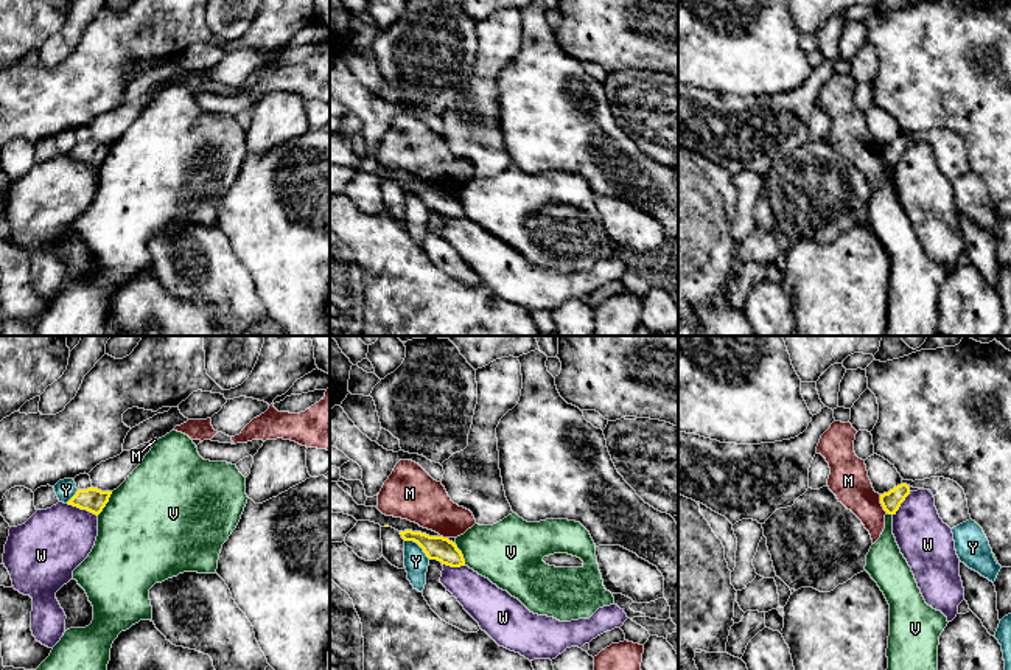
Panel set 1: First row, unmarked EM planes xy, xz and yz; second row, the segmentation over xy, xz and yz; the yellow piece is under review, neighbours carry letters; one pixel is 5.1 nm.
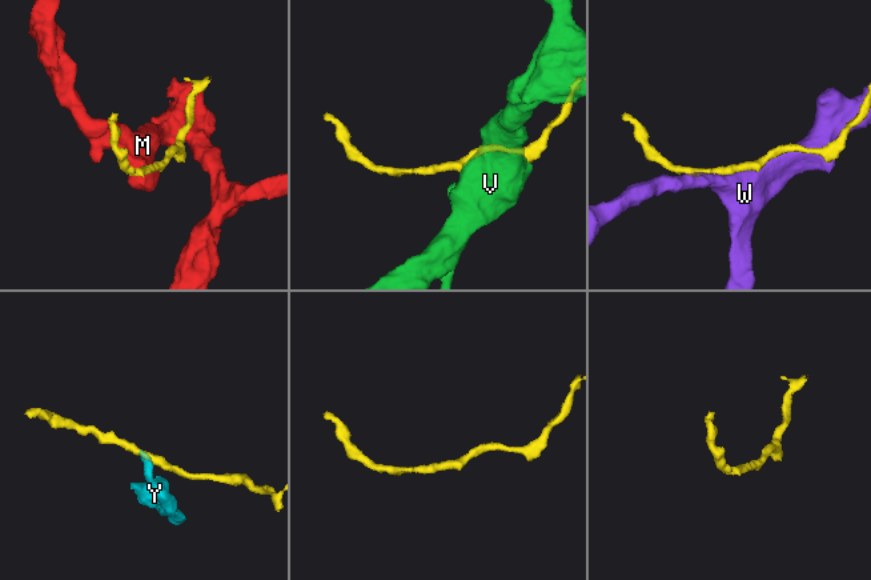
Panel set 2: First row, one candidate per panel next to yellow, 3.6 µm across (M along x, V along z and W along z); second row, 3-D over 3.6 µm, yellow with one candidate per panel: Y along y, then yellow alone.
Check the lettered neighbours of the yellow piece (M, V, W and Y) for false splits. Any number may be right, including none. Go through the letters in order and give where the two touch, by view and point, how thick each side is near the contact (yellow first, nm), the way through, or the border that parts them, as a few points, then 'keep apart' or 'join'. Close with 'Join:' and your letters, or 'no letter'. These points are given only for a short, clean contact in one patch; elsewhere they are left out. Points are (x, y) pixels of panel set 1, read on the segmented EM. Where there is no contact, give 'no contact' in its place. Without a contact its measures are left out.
M: yz (881, 502) | 100/200 nm | keep apart
V: xy (106, 502) | 130/500 nm | keep apart
W: xy (83, 509) | 130/360 nm | keep apart
Y: xz (419, 544) | 130/130 nm | along xz (405, 540), (412, 540), (430, 558) | keep apart
Join: no letter

